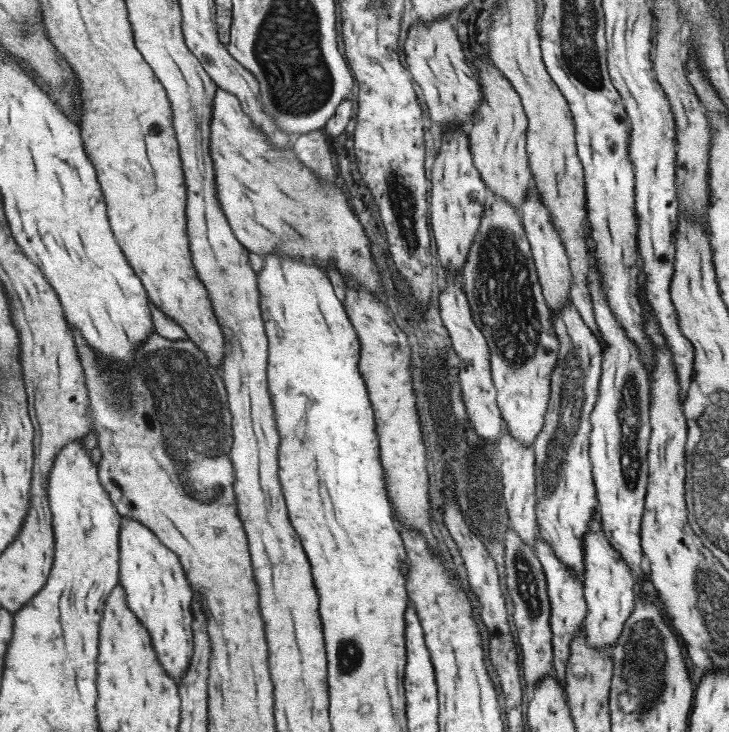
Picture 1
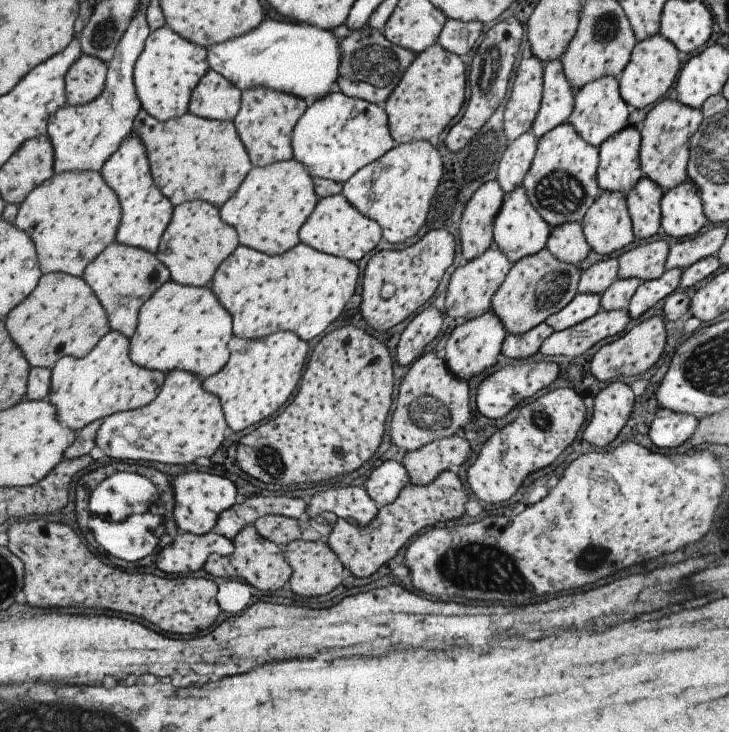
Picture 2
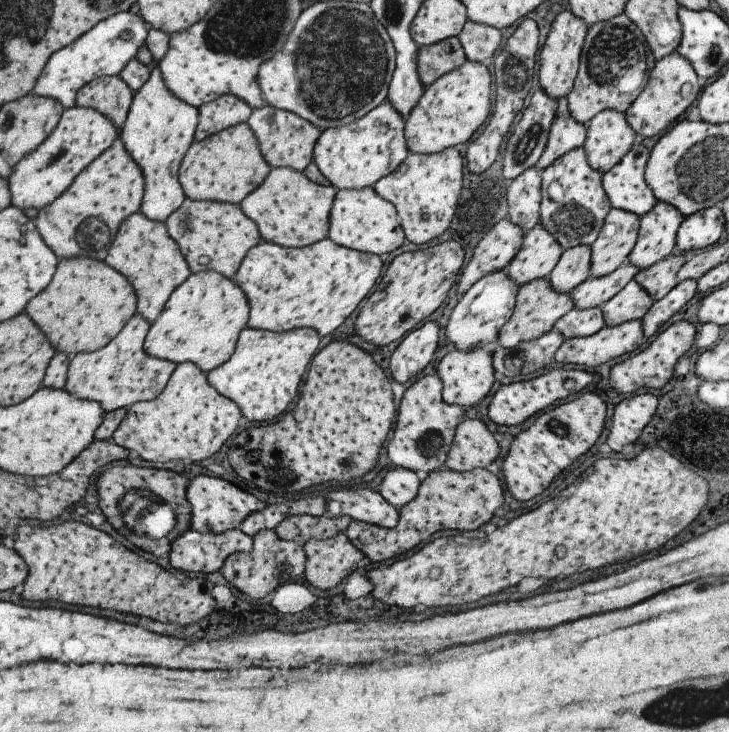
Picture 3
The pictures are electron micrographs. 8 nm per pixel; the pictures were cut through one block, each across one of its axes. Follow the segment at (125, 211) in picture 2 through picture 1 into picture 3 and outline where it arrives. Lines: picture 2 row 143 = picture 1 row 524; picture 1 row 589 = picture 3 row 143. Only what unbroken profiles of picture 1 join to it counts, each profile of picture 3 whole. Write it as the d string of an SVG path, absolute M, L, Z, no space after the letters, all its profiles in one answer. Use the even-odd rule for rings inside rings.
M153 66L145 84L133 94L126 119L118 130L125 152L137 164L143 176L139 211L152 221L164 223L183 202L185 196L177 175L181 160L194 141L197 121L198 109L173 96L161 80L158 66Z

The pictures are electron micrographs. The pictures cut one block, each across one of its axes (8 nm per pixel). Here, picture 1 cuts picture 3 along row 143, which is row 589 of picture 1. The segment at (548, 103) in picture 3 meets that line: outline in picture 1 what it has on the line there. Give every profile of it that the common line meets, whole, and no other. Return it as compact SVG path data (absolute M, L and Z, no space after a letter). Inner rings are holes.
M511 527L503 533L504 544L504 572L505 585L511 604L513 604L513 624L517 631L517 640L521 650L521 666L523 666L523 677L526 684L535 687L544 676L553 672L552 669L552 645L549 627L550 605L545 590L545 575L541 570L541 563L537 560L534 547L527 545Z

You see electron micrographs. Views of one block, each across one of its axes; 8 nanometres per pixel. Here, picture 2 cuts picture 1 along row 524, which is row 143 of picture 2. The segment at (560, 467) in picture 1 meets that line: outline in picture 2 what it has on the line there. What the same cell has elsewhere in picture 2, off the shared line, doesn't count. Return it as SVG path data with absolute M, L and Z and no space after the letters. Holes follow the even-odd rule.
M561 123L540 136L529 170L521 186L529 204L551 227L563 223L579 223L585 211L600 193L596 183L598 147L586 143L568 123Z

